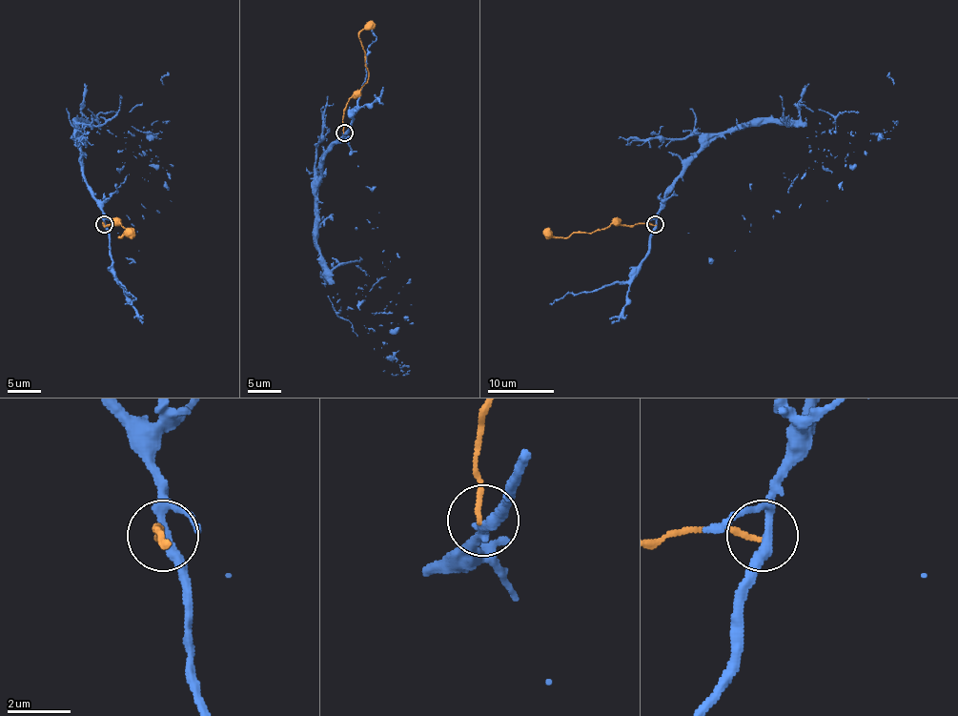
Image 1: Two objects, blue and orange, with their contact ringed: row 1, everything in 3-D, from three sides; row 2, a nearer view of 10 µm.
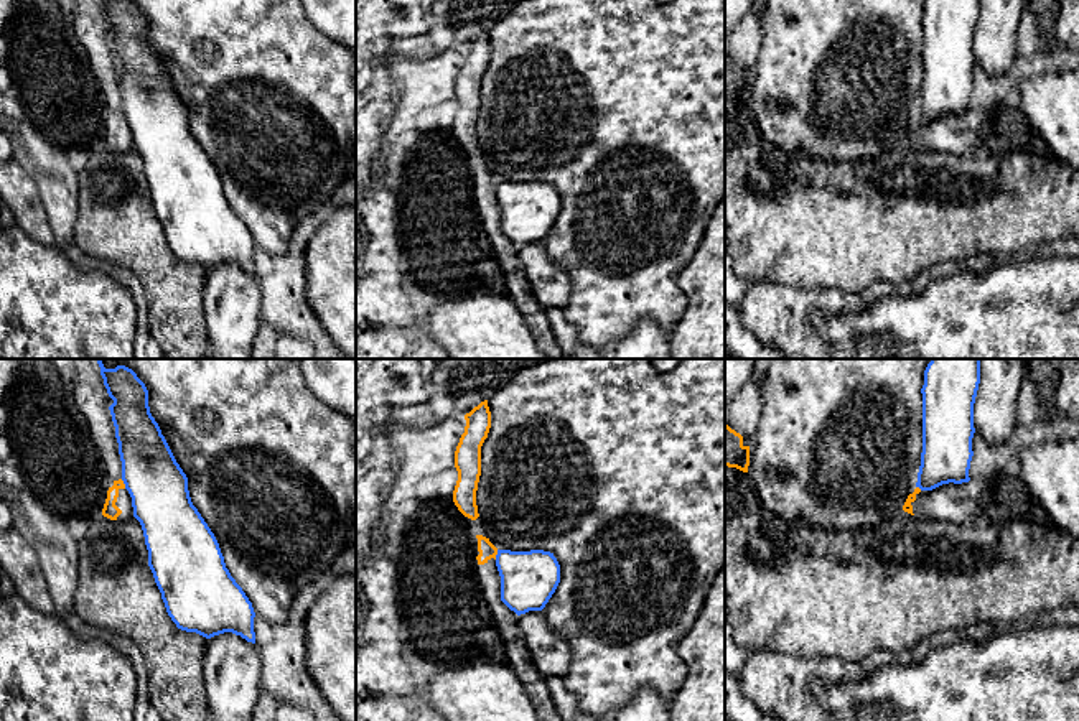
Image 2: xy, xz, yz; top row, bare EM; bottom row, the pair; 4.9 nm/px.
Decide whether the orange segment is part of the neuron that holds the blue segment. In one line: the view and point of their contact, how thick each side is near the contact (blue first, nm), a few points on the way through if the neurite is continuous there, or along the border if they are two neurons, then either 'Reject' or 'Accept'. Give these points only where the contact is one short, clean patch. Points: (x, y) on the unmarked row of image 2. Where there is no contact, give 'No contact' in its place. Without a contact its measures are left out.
Touches blue at xy (124, 114). Thickness 280 nm (blue) against 80 nm. Boundary: xy (121, 111), (126, 119). Reject

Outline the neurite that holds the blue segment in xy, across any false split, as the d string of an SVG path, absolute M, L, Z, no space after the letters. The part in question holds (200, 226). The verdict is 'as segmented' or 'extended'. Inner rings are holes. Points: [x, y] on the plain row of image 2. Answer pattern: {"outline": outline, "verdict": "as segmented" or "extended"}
{"outline": "M100 0L114 35L122 112L132 128L133 148L140 153L148 181L148 198L161 224L166 244L178 260L206 270L232 263L255 275L254 239L226 199L219 174L193 137L188 109L176 94L148 38L148 21L132 0Z", "verdict": "as segmented"}

